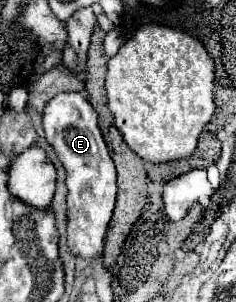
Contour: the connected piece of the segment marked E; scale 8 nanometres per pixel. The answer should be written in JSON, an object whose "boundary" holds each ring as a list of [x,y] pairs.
{"boundary":[[[66,91],[52,97],[44,107],[42,127],[46,141],[66,169],[66,239],[72,255],[82,259],[102,257],[108,223],[116,201],[116,169],[98,127],[98,113],[82,93]]]}

